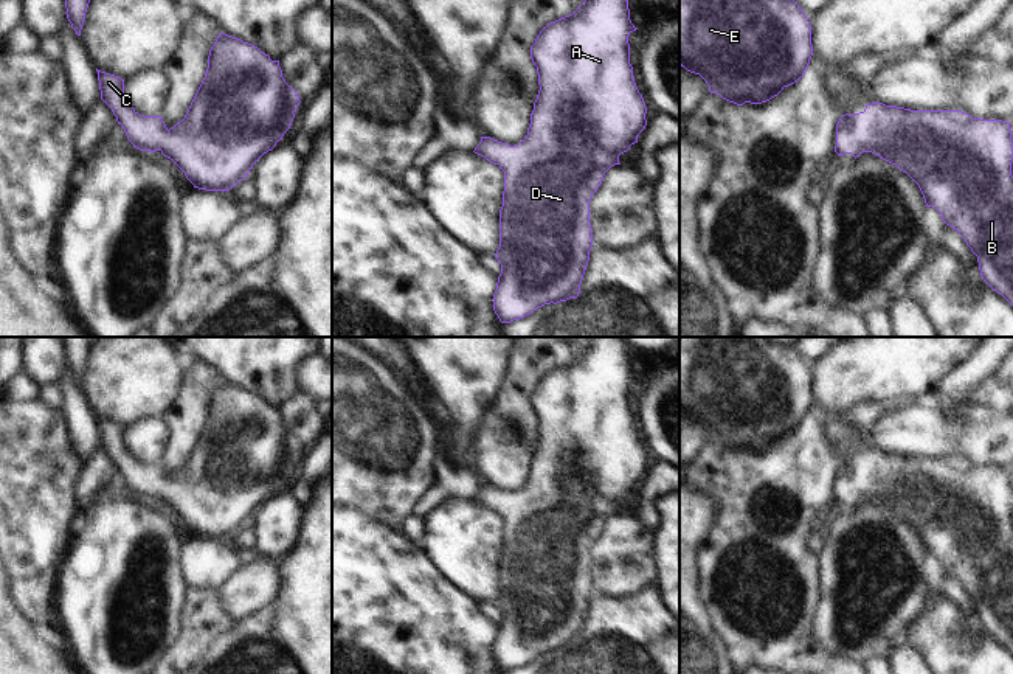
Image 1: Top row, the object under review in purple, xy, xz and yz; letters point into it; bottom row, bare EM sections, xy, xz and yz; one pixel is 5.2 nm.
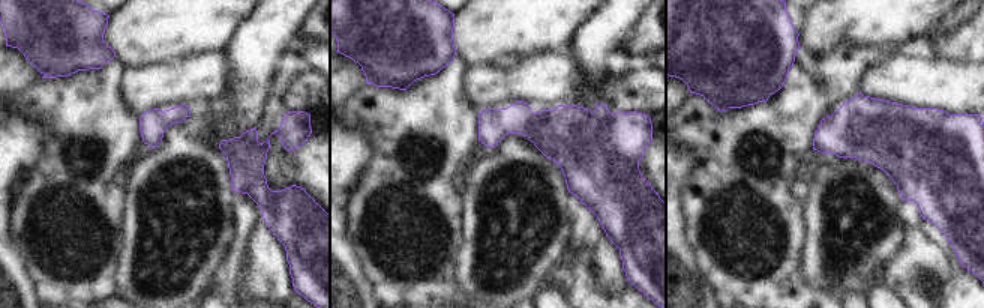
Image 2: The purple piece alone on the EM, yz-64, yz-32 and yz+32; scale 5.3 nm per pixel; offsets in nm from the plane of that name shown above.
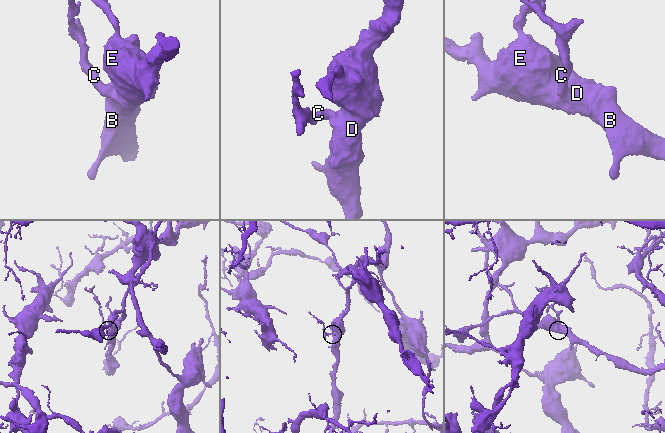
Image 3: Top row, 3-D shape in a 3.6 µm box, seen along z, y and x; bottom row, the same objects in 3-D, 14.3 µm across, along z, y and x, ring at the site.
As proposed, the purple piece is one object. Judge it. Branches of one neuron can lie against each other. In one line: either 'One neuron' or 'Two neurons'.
One neuron.

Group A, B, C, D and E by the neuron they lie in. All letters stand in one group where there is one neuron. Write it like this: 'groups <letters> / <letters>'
groups A B C D E

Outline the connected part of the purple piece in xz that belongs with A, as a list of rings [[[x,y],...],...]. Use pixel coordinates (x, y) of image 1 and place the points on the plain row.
[[[589,337],[589,340],[572,362],[548,371],[531,394],[540,438],[526,486],[509,494],[481,485],[473,499],[504,519],[500,595],[495,601],[501,621],[493,641],[493,658],[501,671],[520,668],[545,652],[579,644],[593,596],[589,548],[602,533],[605,520],[621,512],[619,503],[638,491],[638,483],[647,474],[647,455],[630,412],[628,384],[638,376],[630,368],[628,345],[624,337]]]

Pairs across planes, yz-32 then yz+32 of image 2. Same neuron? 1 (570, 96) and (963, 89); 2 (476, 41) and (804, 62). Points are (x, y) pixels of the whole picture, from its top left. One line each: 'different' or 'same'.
1: same
2: different

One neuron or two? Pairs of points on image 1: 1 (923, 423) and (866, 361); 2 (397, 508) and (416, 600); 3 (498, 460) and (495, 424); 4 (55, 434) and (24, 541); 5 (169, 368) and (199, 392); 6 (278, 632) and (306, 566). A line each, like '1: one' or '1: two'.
1: two
2: two
3: one
4: one
5: two
6: one

